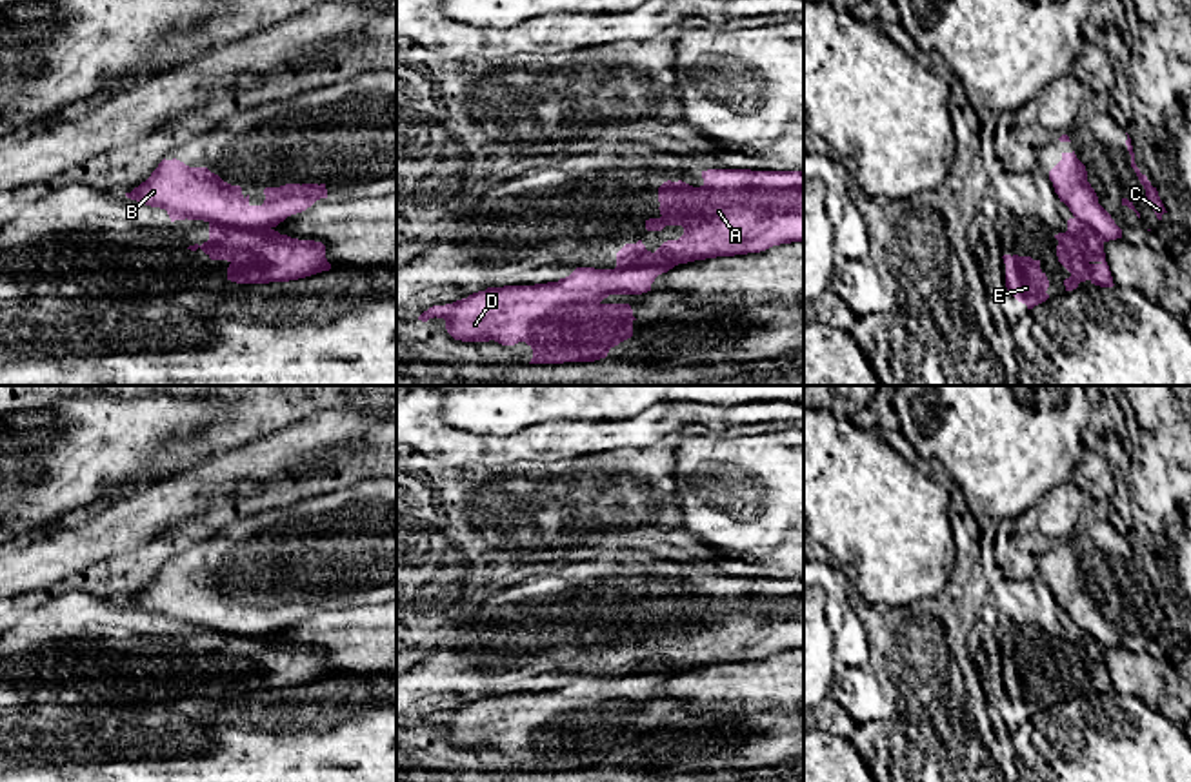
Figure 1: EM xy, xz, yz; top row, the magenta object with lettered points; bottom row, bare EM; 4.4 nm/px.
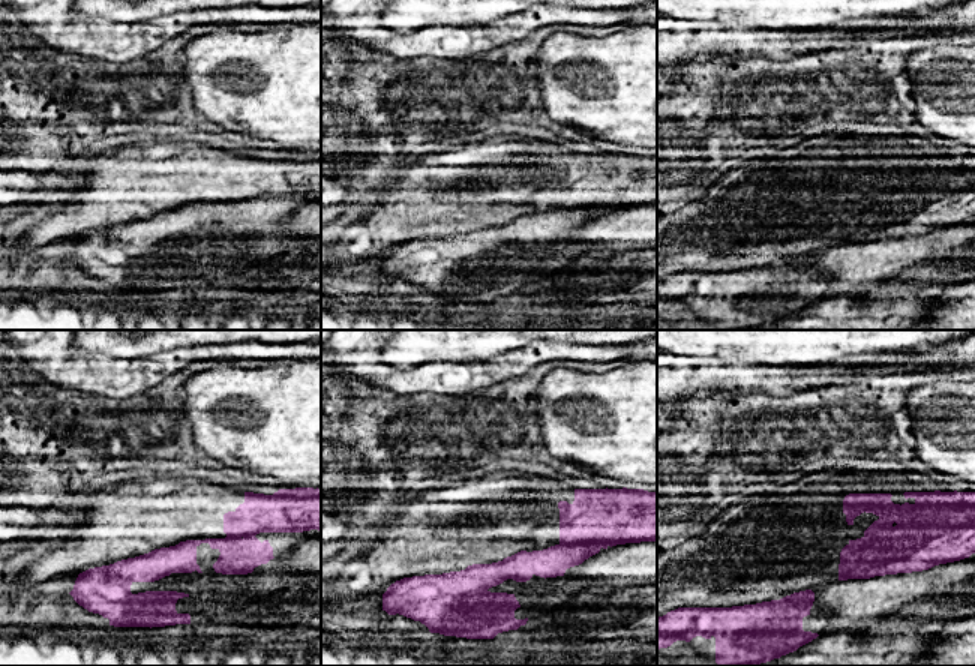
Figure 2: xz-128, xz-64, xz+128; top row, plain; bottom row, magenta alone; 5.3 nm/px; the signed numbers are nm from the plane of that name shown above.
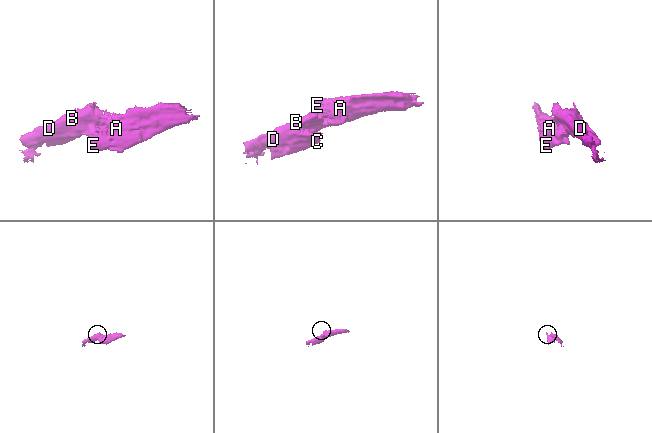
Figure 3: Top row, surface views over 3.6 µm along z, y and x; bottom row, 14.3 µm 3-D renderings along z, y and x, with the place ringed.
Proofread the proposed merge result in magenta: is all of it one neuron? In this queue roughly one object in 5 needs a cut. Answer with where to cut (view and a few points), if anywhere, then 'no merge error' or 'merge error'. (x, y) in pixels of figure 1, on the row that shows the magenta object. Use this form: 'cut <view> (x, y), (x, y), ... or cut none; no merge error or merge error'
cut xy (210, 222), (270, 230); merge error

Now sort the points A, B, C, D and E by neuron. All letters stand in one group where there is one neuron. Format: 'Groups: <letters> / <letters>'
Groups: A E / B C D

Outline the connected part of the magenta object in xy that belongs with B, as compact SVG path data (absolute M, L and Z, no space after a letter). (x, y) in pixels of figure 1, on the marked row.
M164 158L145 182L125 193L131 200L165 209L171 222L187 218L236 229L271 229L327 198L327 189L325 184L285 184L265 187L264 195L262 206L251 206L240 185L176 158Z

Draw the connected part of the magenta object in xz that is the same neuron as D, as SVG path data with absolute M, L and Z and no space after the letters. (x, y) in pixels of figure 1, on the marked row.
M644 264L624 269L576 267L558 282L535 286L487 287L445 306L433 306L418 320L444 318L455 340L515 346L525 342L533 349L529 364L595 362L609 349L633 336L633 309L629 304L604 304L609 295L642 295L662 273L678 264Z

